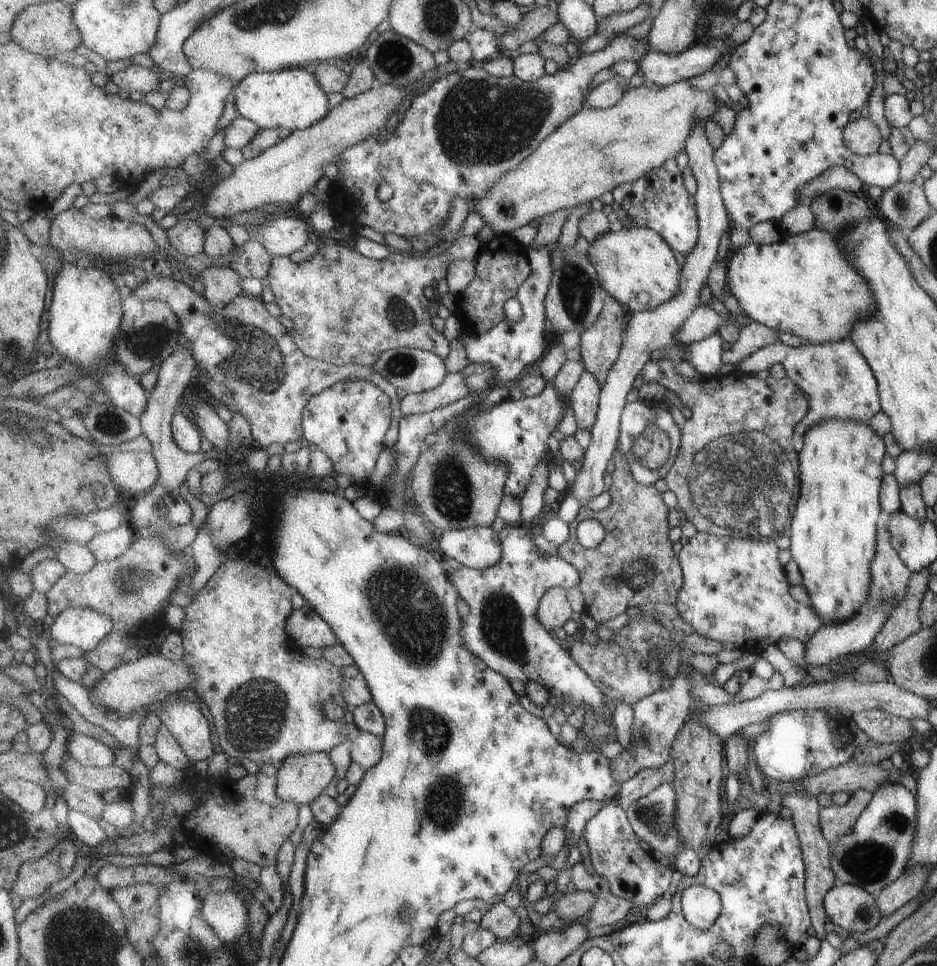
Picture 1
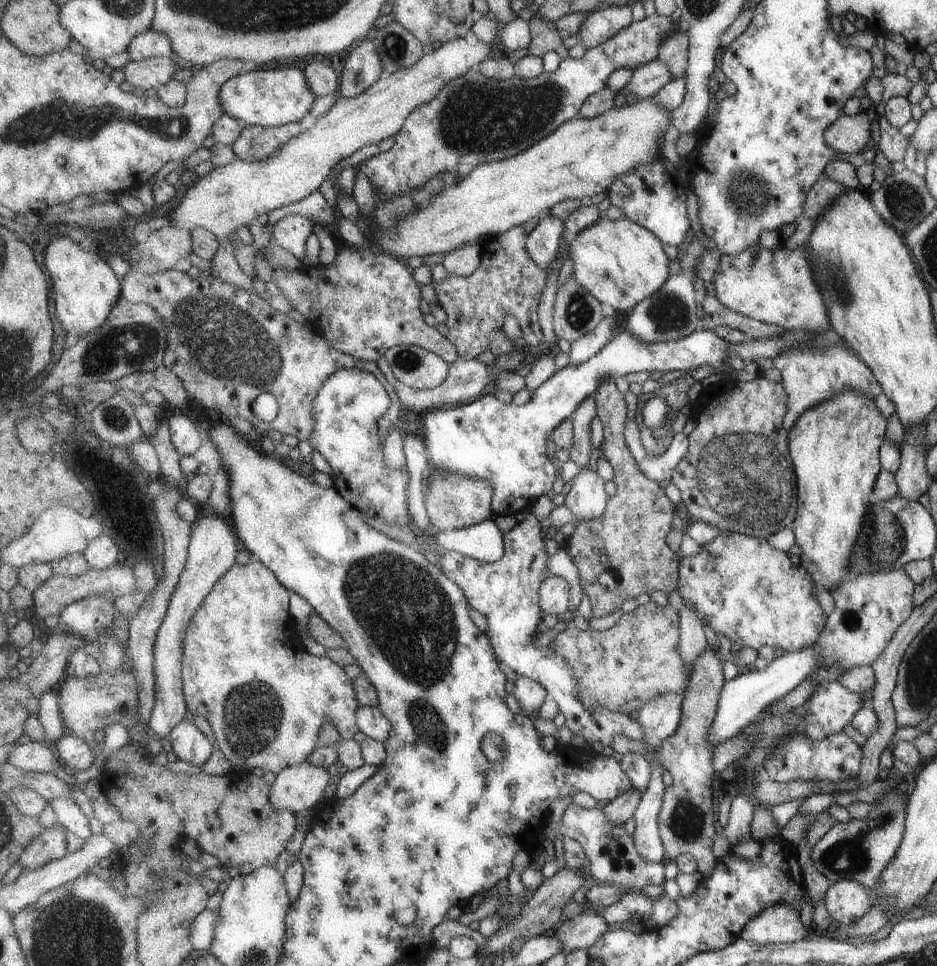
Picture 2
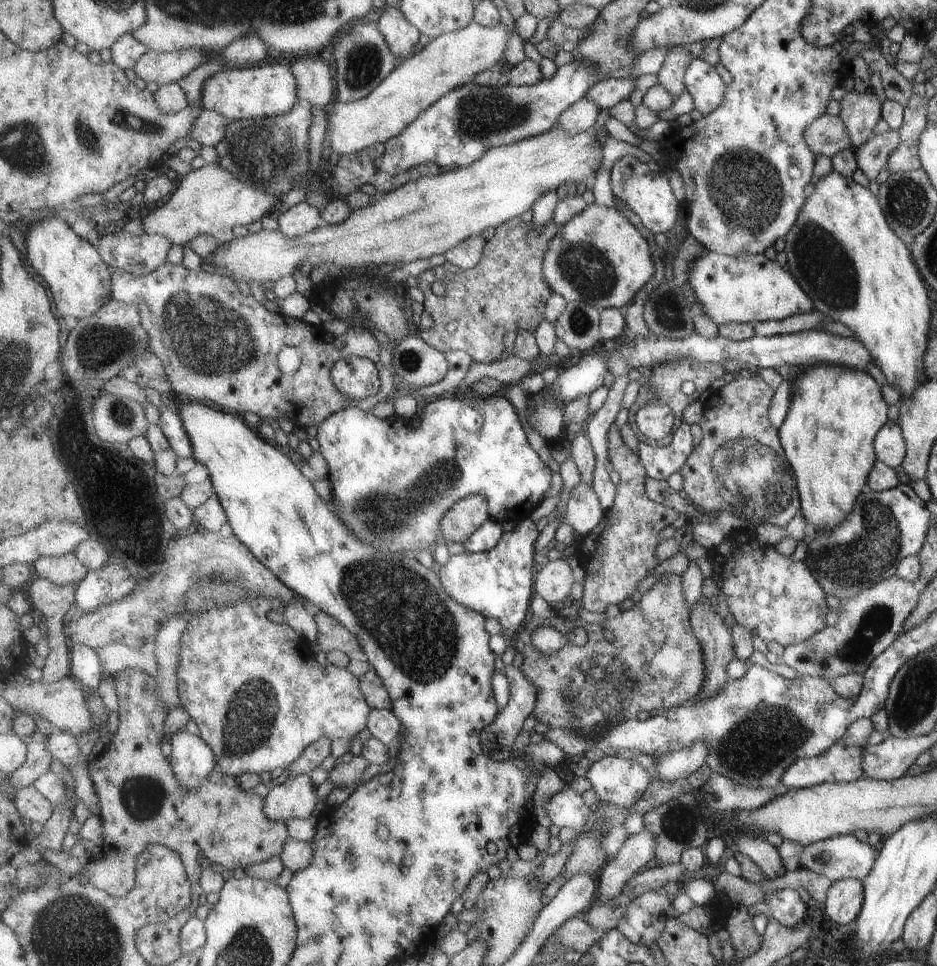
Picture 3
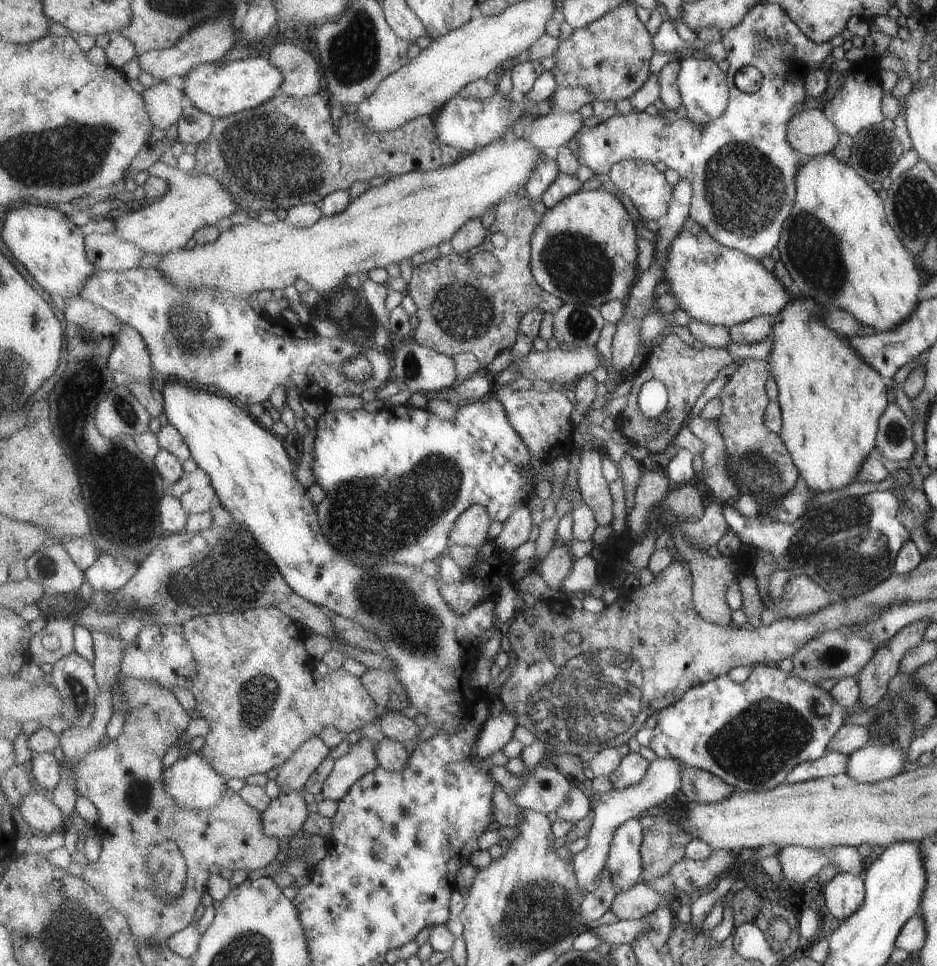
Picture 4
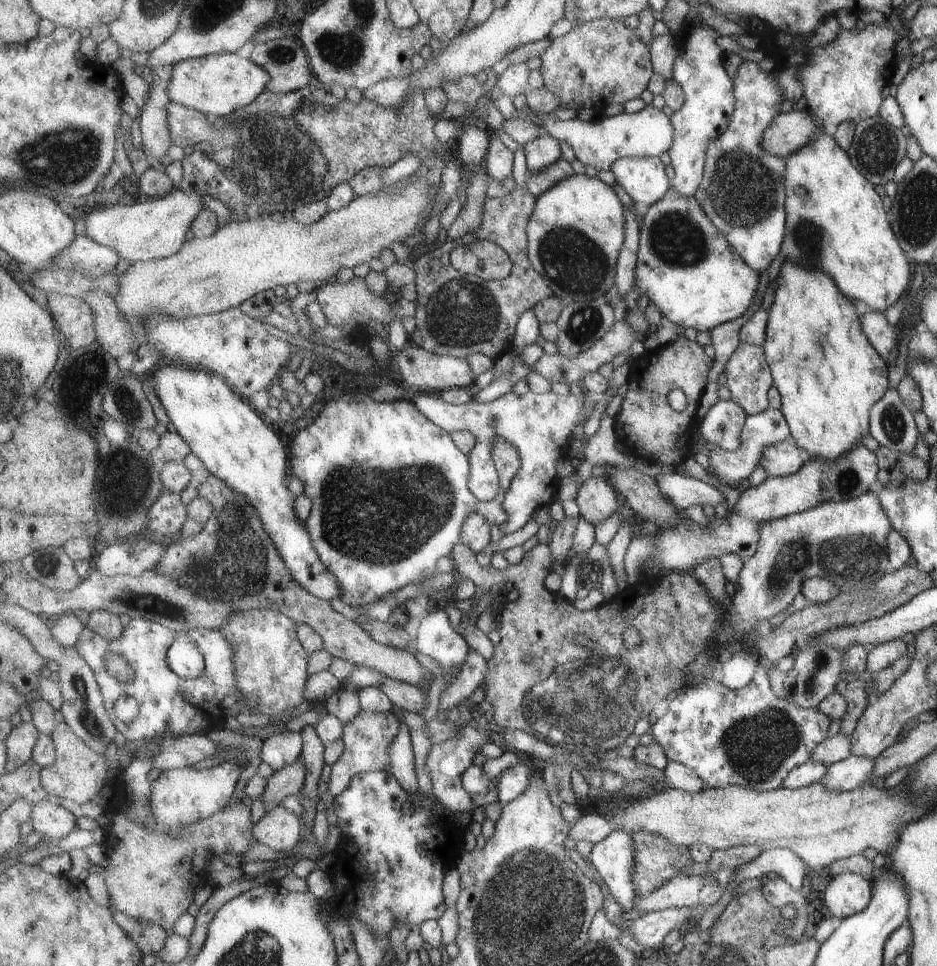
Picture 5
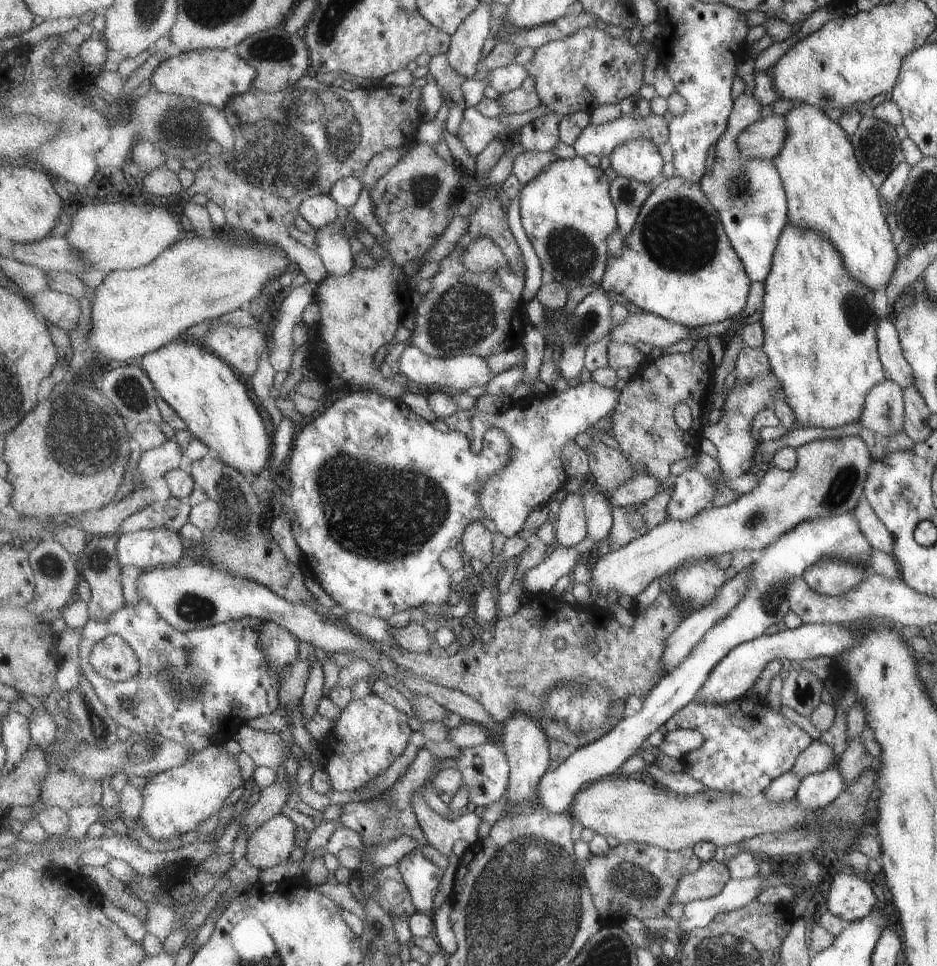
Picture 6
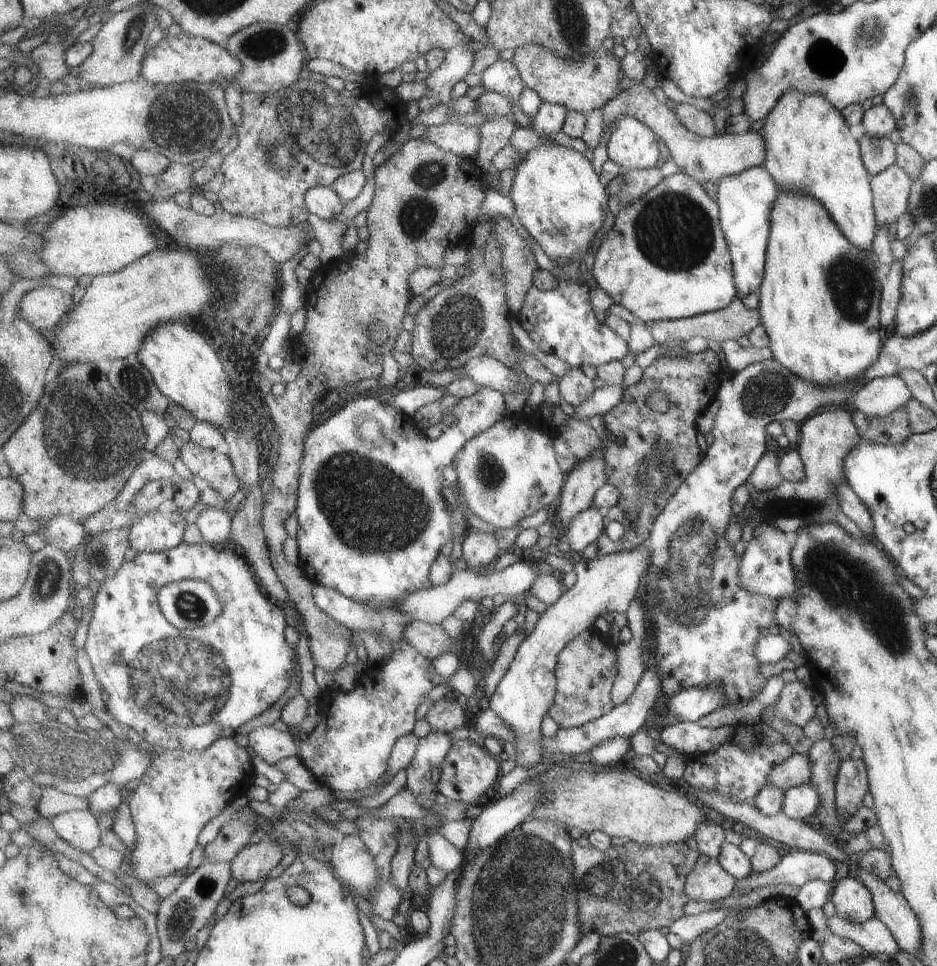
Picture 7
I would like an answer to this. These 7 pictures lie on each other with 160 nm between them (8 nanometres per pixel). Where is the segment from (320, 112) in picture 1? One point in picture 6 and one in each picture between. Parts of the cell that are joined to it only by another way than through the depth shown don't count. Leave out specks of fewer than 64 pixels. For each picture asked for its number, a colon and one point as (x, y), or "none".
2: (271, 98)
3: (260, 91)
4: (222, 90)
5: (218, 85)
6: (211, 76)

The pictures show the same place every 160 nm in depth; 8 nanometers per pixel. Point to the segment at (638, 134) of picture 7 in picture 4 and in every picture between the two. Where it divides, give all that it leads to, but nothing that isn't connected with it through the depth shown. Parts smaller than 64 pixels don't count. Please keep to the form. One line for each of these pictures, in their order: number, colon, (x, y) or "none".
4: (647, 187)
5: (644, 179)
6: (640, 160)

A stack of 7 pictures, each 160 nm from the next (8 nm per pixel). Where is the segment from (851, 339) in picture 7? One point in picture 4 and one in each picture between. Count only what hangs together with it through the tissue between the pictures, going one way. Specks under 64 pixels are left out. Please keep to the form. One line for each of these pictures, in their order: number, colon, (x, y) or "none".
4: (830, 399)
5: (827, 375)
6: (819, 330)

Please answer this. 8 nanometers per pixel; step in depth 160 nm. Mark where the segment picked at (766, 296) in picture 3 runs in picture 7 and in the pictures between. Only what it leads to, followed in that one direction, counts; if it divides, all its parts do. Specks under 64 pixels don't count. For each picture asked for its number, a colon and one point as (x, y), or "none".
4: (715, 285)
5: (697, 280)
6: (678, 263)
7: (666, 258)

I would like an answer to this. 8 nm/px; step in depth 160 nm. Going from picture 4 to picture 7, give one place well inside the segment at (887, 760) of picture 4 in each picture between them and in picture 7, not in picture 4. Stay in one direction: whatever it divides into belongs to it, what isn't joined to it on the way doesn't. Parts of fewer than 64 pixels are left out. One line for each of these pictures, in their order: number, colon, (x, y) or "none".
5: (847, 774)
6: (816, 791)
7: (800, 800)

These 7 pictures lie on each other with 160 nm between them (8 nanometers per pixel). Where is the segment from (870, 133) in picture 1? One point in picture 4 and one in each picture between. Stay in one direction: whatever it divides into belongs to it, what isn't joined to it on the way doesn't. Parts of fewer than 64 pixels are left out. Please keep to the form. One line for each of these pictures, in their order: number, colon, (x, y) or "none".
2: (849, 133)
3: (826, 135)
4: (809, 132)

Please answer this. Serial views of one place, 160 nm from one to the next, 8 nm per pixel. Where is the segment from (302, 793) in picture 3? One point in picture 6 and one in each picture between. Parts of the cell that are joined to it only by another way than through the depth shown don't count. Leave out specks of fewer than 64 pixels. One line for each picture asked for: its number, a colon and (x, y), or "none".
4: (286, 814)
5: (279, 829)
6: (272, 843)

